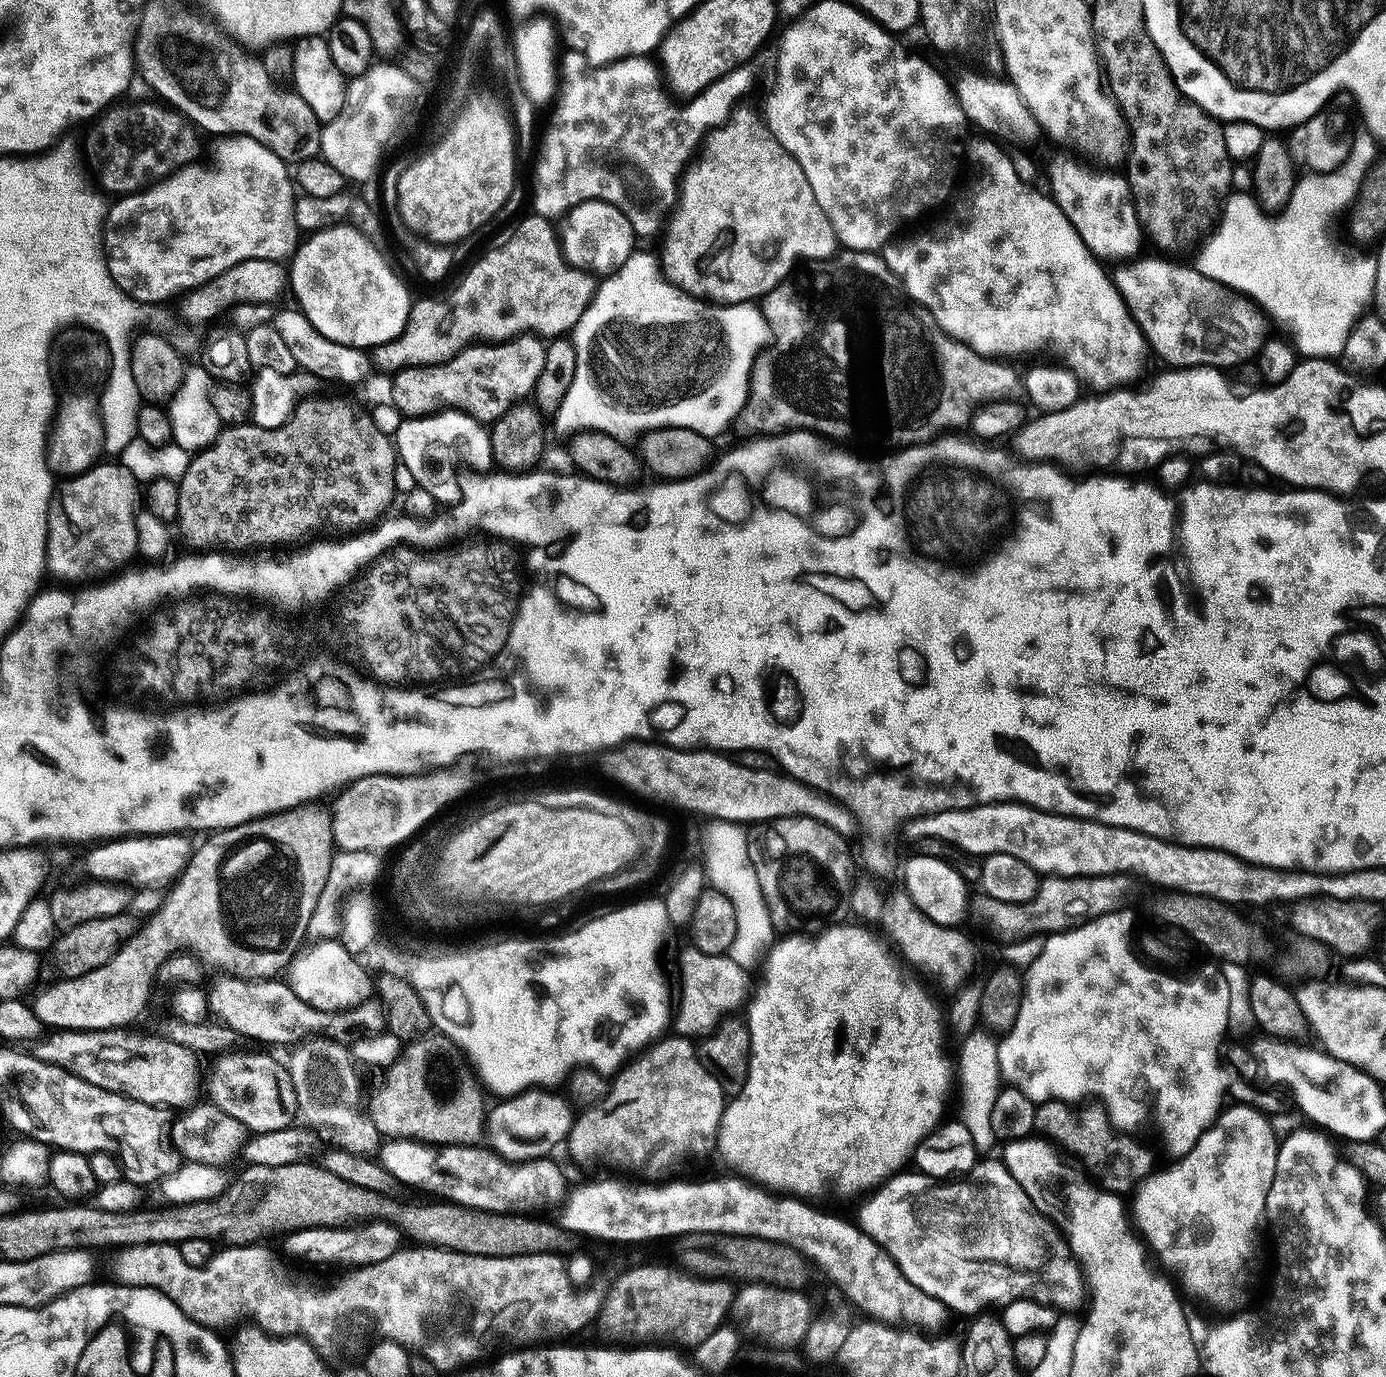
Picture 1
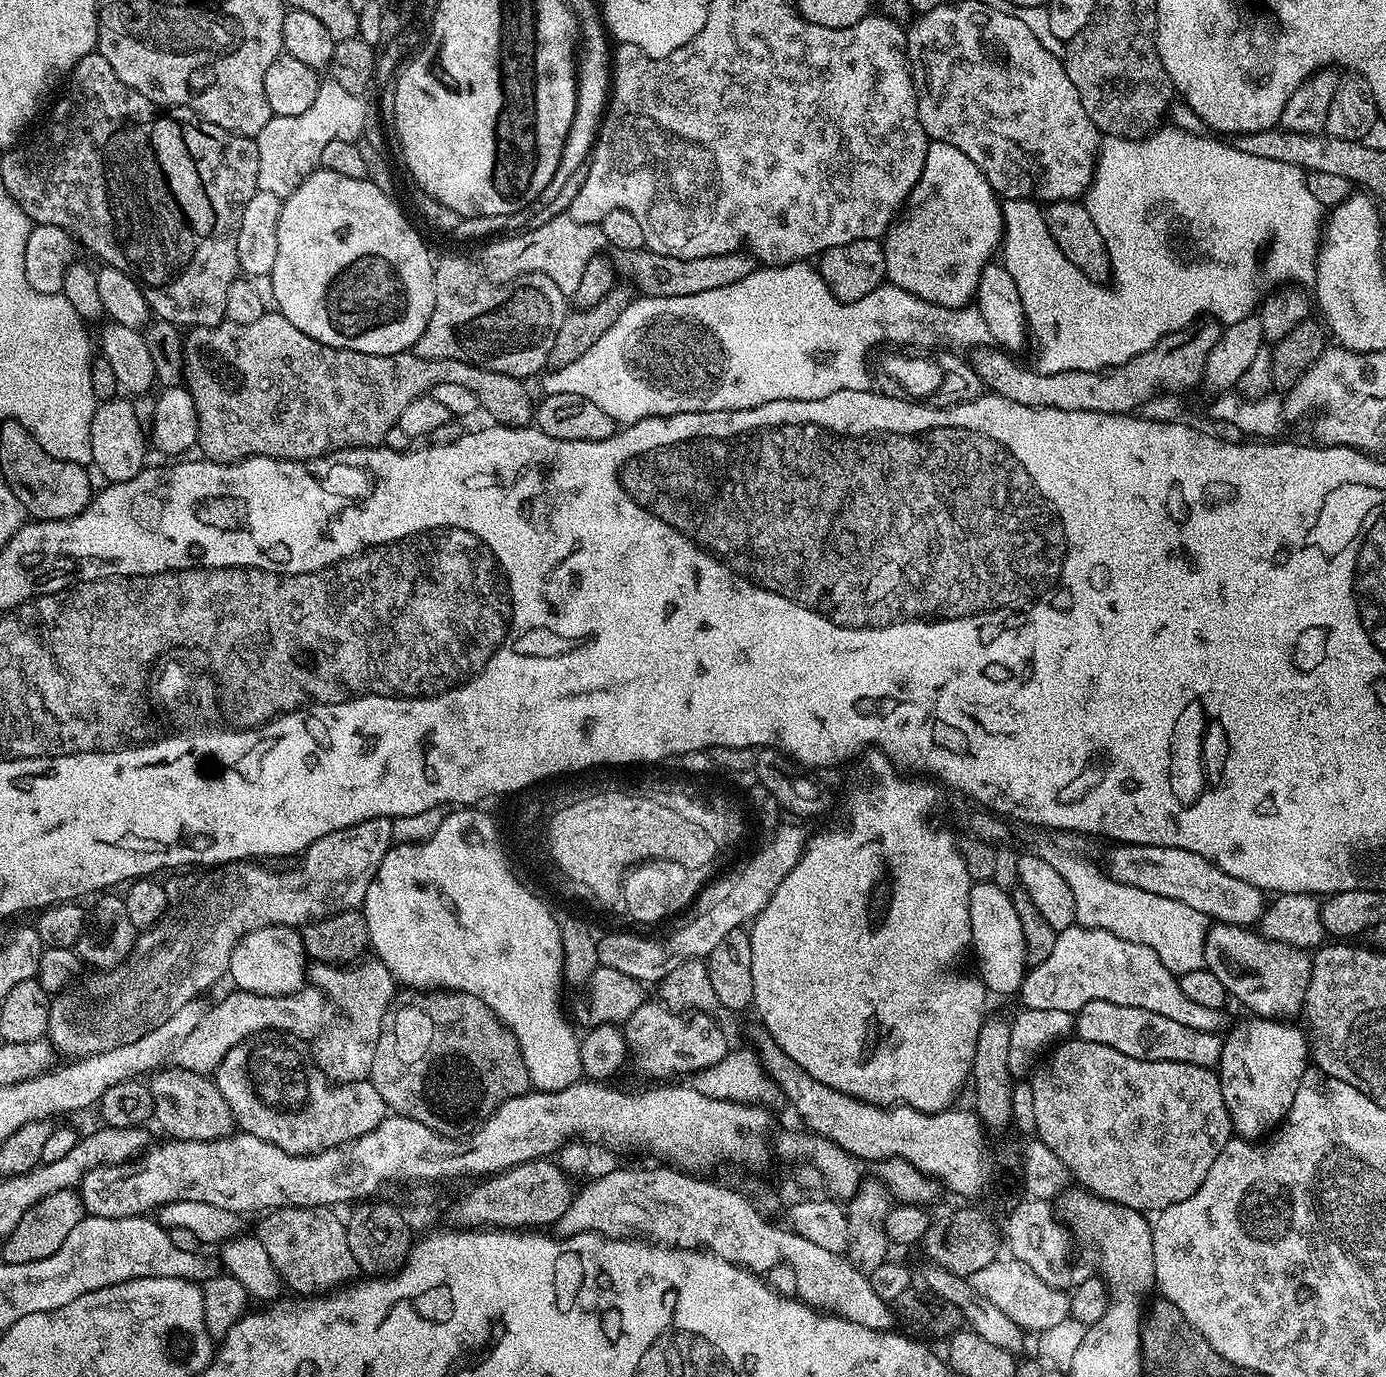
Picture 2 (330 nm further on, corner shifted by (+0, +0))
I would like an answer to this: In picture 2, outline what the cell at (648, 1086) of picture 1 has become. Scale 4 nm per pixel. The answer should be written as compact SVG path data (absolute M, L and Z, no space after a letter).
M645 1002L622 1025L630 1064L642 1075L653 1076L656 1082L671 1081L668 1080L671 1076L688 1078L695 1072L714 1067L730 1051L730 1044L727 1034L712 1019L708 1014L685 1018L681 1013L671 1012L664 1004Z

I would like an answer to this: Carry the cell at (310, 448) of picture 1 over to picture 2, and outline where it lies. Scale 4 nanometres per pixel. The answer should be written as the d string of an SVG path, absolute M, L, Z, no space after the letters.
M268 310L258 322L246 322L245 324L222 323L213 328L193 328L183 337L183 363L188 363L188 381L186 387L194 398L194 406L198 414L198 430L200 438L198 448L207 459L215 460L218 464L234 464L238 460L249 460L252 456L265 456L275 460L318 460L327 457L329 454L340 454L349 448L374 448L384 444L387 435L394 432L402 418L402 410L411 400L417 400L420 395L427 393L438 382L458 382L458 386L463 386L465 390L470 390L470 394L476 396L476 403L481 409L484 408L493 416L495 423L500 426L510 428L522 428L531 425L534 420L534 399L528 393L528 388L523 379L519 376L510 374L498 374L494 370L486 370L474 366L470 362L458 362L454 358L438 358L437 360L423 360L416 355L415 351L409 350L390 354L389 356L375 356L374 354L362 354L354 350L345 348L335 348L326 346L310 334L302 334L290 318L286 318L279 310Z

